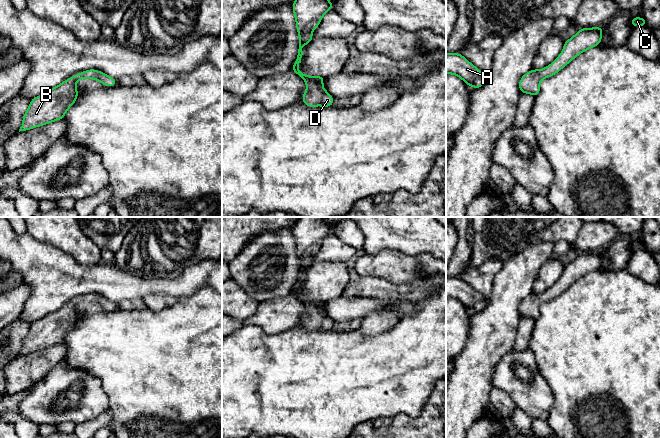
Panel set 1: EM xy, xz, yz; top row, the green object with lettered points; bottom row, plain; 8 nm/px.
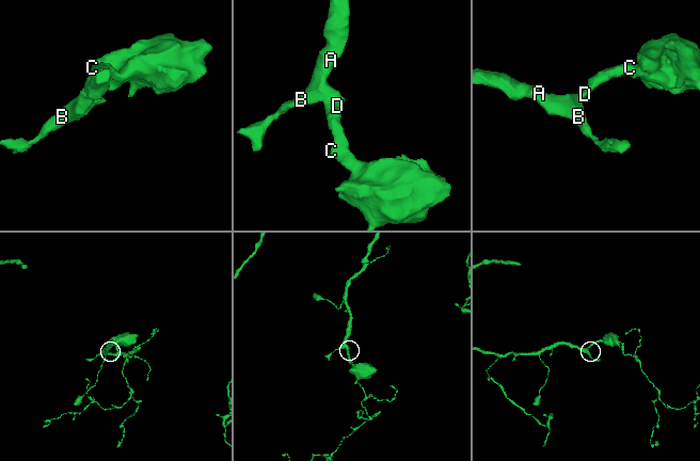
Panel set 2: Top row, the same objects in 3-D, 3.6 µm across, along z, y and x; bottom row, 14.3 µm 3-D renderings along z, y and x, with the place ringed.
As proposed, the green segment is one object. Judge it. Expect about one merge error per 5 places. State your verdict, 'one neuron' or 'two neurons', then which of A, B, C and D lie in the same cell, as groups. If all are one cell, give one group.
one neuron | A B C D

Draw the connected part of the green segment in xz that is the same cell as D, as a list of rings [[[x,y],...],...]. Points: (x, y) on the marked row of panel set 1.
[[[295,0],[292,4],[300,42],[291,71],[306,82],[307,90],[303,93],[302,101],[307,107],[330,107],[334,103],[333,96],[322,86],[325,77],[308,76],[297,69],[303,55],[302,48],[314,39],[311,32],[319,26],[323,15],[333,8],[334,5],[329,0]]]

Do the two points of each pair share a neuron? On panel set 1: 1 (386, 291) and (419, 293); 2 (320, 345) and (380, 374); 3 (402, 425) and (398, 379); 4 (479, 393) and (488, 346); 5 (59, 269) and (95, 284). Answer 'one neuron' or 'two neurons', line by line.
1: one neuron
2: one neuron
3: two neurons
4: one neuron
5: one neuron

